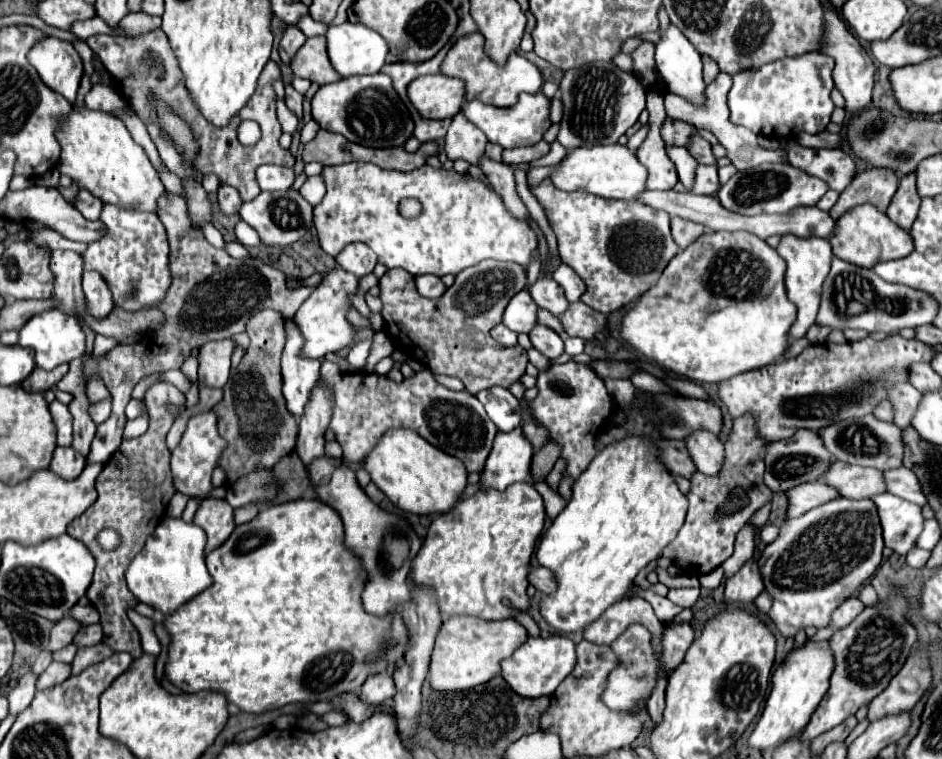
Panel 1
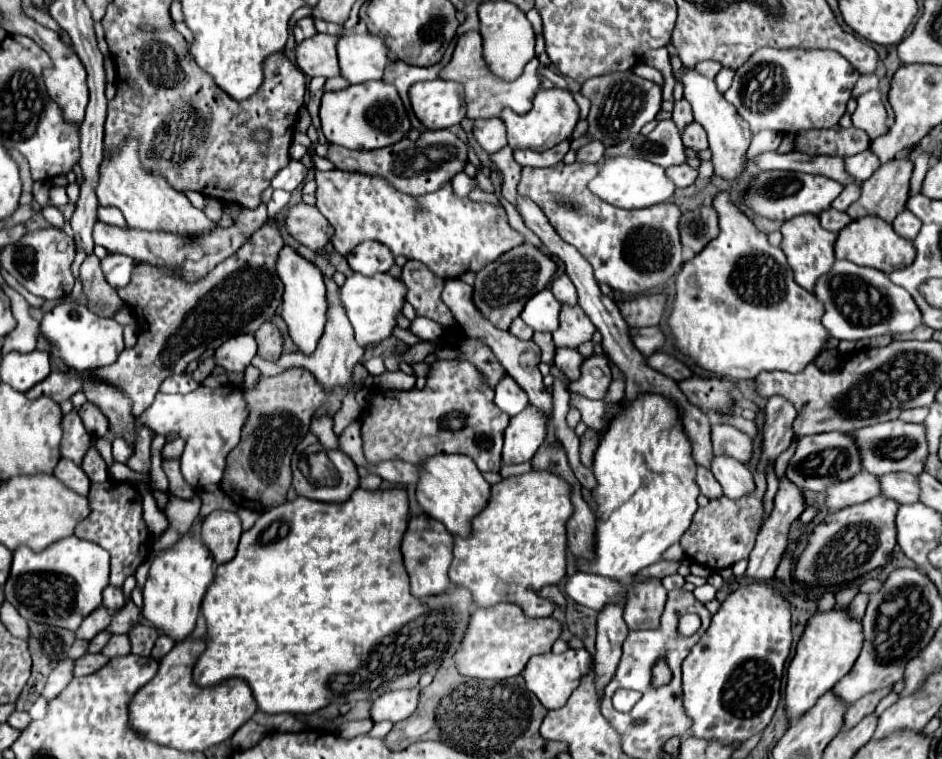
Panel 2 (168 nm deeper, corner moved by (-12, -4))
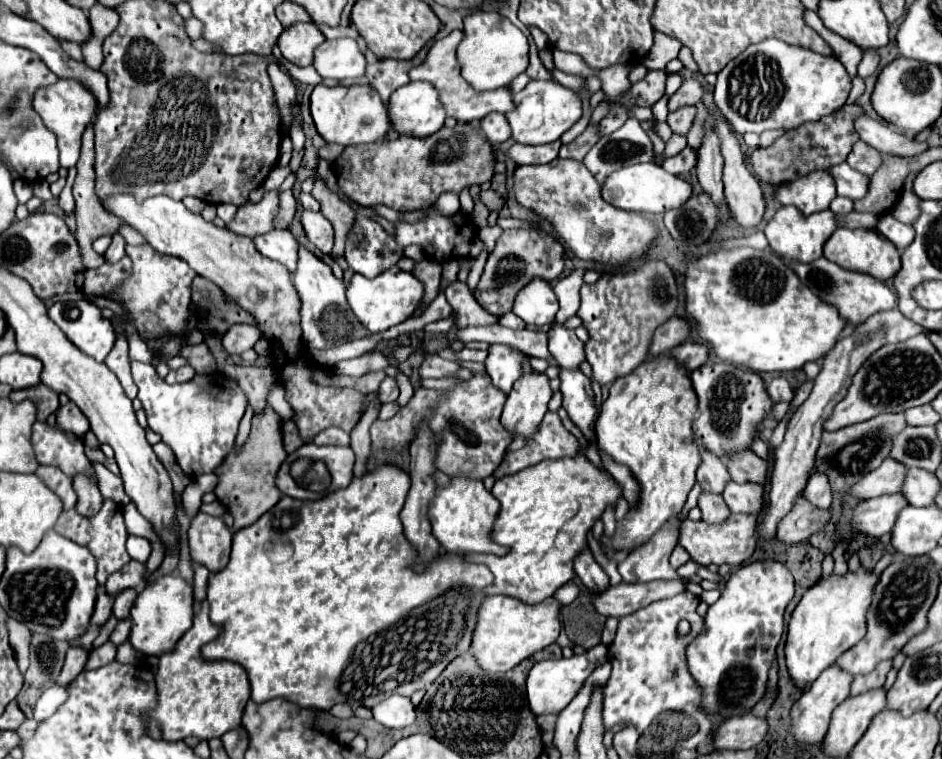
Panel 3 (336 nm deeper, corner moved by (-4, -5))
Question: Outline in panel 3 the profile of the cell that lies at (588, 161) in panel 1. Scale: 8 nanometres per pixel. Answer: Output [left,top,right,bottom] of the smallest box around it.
[601,164,691,214]

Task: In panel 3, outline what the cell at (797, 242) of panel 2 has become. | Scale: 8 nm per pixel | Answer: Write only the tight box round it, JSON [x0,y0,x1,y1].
[765,206,835,264]

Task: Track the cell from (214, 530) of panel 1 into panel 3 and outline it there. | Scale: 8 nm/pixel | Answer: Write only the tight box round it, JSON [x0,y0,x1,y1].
[187,512,231,572]

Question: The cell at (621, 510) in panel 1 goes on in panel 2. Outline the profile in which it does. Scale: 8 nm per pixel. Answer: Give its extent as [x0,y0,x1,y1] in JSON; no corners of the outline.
[577,393,699,581]

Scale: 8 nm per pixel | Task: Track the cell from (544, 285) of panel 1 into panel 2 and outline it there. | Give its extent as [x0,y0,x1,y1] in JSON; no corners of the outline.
[553,305,595,349]

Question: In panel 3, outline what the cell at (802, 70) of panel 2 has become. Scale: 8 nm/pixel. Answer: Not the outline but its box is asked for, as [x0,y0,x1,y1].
[715,38,851,134]

